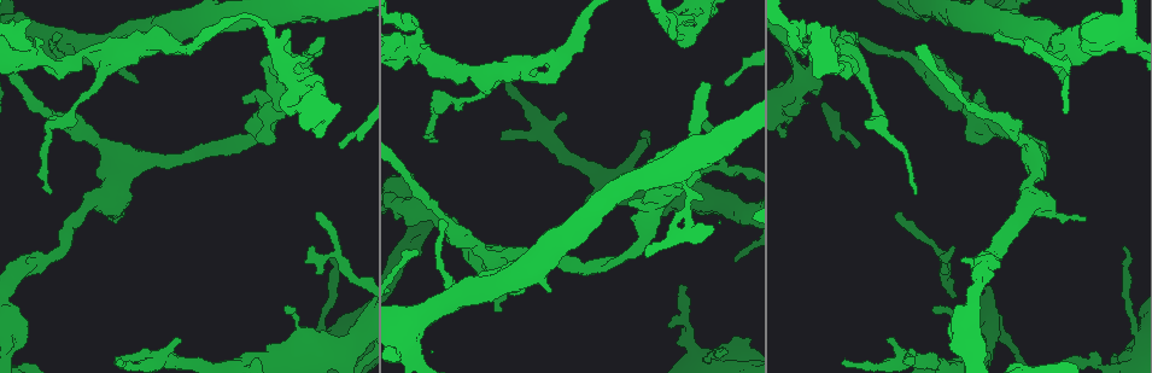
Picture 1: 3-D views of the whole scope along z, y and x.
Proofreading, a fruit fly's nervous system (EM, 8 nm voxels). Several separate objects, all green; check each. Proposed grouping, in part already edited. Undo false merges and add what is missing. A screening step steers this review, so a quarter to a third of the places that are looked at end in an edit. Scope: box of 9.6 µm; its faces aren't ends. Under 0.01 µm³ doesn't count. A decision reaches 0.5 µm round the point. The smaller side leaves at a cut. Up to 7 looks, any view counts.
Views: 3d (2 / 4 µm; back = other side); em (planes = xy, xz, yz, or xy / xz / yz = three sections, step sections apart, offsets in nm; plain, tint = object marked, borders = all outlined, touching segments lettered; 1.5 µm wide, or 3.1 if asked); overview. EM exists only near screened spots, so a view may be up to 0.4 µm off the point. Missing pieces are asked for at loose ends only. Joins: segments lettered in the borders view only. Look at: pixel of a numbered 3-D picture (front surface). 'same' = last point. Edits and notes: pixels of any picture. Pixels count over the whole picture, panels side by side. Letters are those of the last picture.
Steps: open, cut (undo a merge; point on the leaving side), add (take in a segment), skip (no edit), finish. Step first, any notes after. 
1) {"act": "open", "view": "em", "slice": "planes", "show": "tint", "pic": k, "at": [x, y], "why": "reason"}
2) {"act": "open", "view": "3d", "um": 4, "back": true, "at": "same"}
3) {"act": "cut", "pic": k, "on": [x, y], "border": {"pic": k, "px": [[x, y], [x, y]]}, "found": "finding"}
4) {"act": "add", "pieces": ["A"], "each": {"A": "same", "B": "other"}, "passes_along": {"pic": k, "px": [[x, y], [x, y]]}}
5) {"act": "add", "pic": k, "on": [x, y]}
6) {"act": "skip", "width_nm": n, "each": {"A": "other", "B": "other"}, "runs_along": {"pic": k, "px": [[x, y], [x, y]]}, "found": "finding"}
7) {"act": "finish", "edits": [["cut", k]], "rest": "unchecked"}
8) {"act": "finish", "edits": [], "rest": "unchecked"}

{"act": "open", "view": "3d", "um": 4, "pic": 1, "at": [916, 194]}

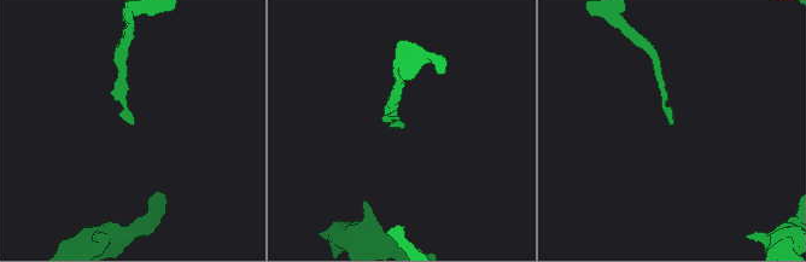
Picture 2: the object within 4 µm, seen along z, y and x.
{"act": "open", "view": "em", "slice": "planes", "show": "borders", "pic": 2, "at": [401, 127], "why": "need the tissue"}

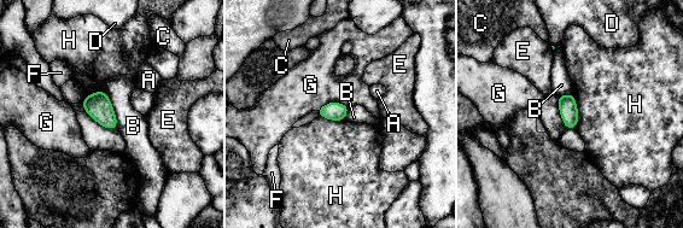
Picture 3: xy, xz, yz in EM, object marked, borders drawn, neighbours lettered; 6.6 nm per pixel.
{"act": "skip", "width_nm": 120, "each": {"A": "other", "B": "other", "C": "other", "D": "other", "E": "other", "F": "other", "G": "other", "H": "other"}, "border": {"pic": 3, "px": [[573, 95], [577, 109], [577, 127]]}, "found": "none of them fits"}

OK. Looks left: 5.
{"act": "open", "view": "em", "slice": "planes", "show": "tint", "pic": 1, "at": [16, 31]}

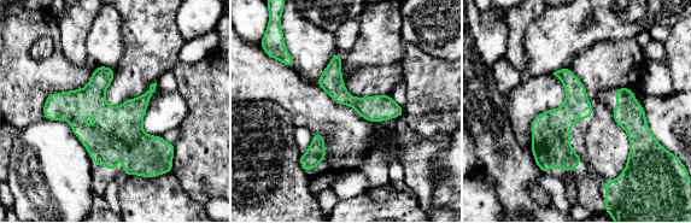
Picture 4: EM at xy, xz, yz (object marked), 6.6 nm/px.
{"act": "open", "view": "em", "slice": "planes", "show": "borders", "at": "same", "why": "what lies round it"}

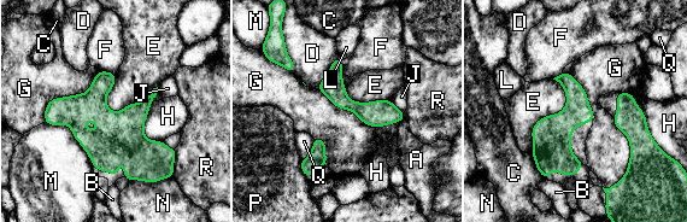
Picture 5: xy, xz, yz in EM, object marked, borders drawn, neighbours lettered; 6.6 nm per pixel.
{"act": "skip", "width_nm": 180, "each": {"A": "other", "B": "other", "C": "other", "D": "other", "E": "other", "F": "other", "G": "other", "H": "other", "J": "other", "L": "other", "M": "other", "N": "other", "P": "other", "Q": "other", "R": "other"}, "border": {"pic": 5, "px": [[612, 117], [629, 162], [604, 188]]}, "found": "continuous, no second neuron"}

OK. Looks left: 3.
{"act": "open", "view": "3d", "um": 2, "pic": 1, "at": [994, 36], "why": "an open end"}

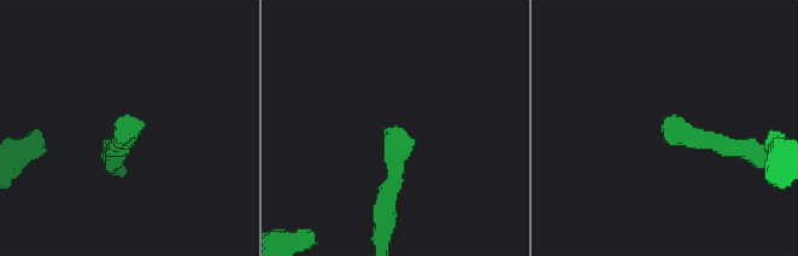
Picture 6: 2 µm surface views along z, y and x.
{"act": "open", "view": "em", "slice": "planes", "show": "borders", "pic": 6, "at": [663, 121]}

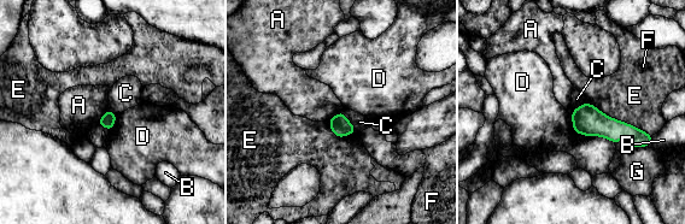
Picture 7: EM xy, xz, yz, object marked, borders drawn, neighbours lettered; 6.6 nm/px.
{"act": "skip", "longest_contact_nm": ["E", 500], "each": {"A": "other", "B": "other", "C": "other", "D": "other", "E": "other", "F": "other", "G": "other"}, "border": {"pic": 7, "px": [[341, 111], [357, 130]]}, "found": "no lettered segment goes on from it"}

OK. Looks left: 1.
{"act": "finish", "edits": [], "rest": "unchecked"}

